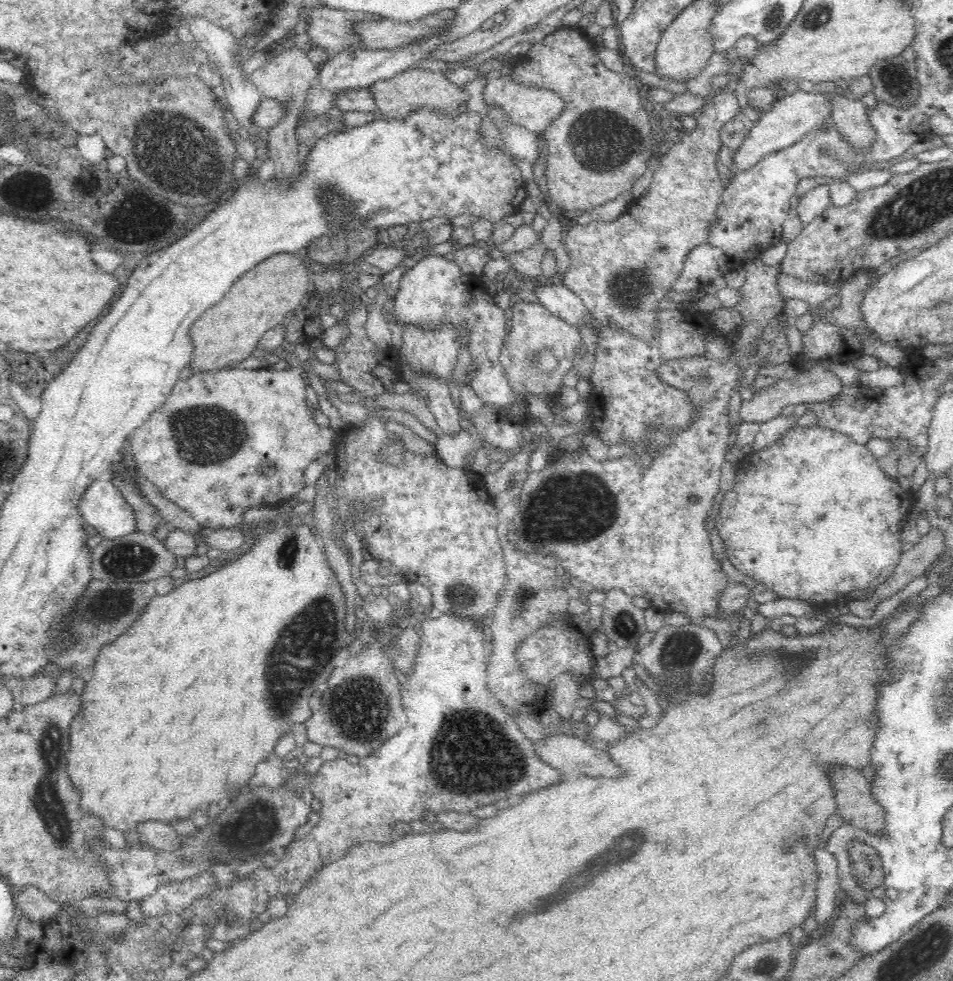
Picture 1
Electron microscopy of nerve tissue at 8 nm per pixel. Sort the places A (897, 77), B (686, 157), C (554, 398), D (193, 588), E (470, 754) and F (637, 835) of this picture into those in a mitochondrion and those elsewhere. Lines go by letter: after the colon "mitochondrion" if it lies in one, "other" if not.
A: mitochondrion
B: other
C: other
D: other
E: mitochondrion
F: mitochondrion

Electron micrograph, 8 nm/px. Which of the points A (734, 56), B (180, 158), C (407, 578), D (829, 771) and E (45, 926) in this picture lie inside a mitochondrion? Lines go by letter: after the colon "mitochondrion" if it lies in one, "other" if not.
A: other
B: mitochondrion
C: other
D: other
E: other

